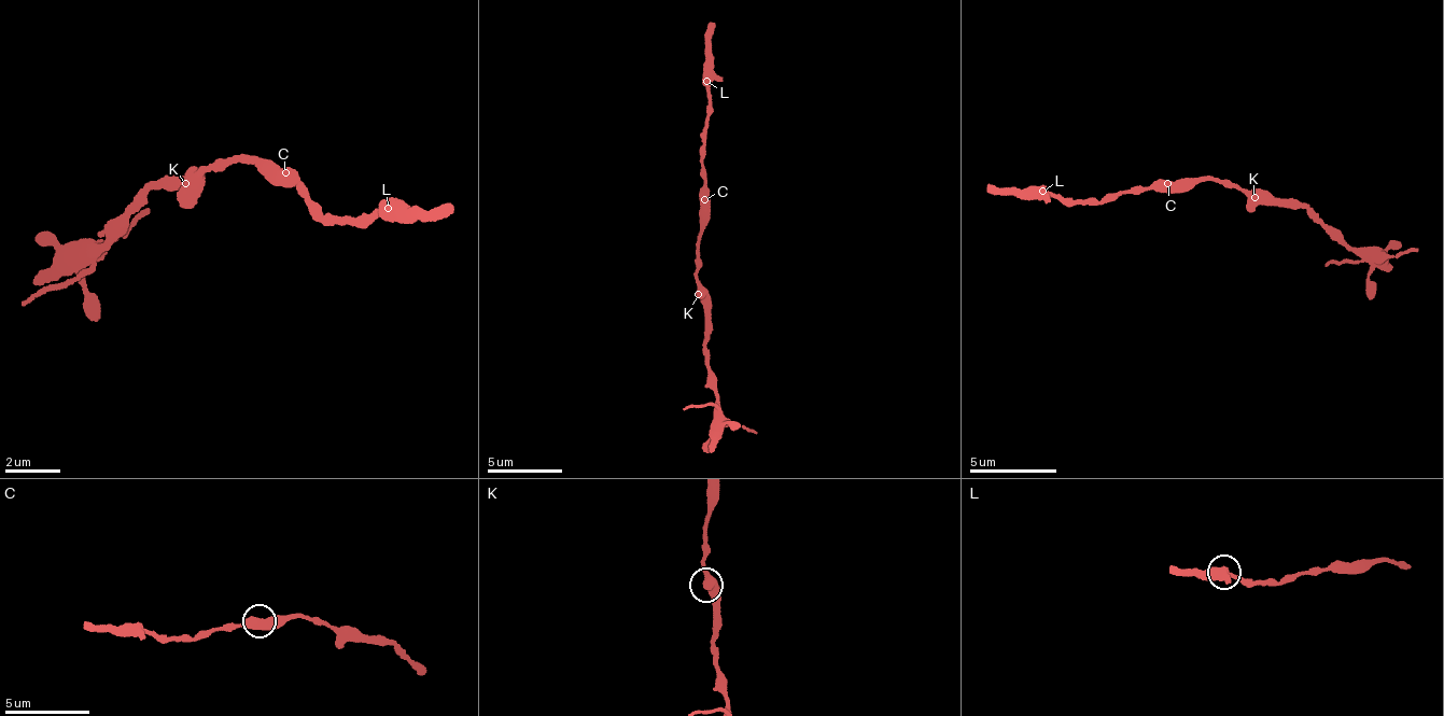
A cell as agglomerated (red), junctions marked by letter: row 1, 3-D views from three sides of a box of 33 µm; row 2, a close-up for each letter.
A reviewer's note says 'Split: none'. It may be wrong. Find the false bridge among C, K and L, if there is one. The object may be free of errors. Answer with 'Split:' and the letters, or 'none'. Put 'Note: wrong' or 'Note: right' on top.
Note: right
Split: none

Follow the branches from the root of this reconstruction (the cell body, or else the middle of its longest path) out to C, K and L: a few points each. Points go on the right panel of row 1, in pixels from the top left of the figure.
C: (1214, 183), (1211, 180), (1169, 186), (1167, 183)
K: (1214, 183), (1230, 181), (1255, 197)
L: (1214, 183), (1211, 180), (1106, 194), (1103, 198), (1079, 201), (1054, 198), (1045, 192)

